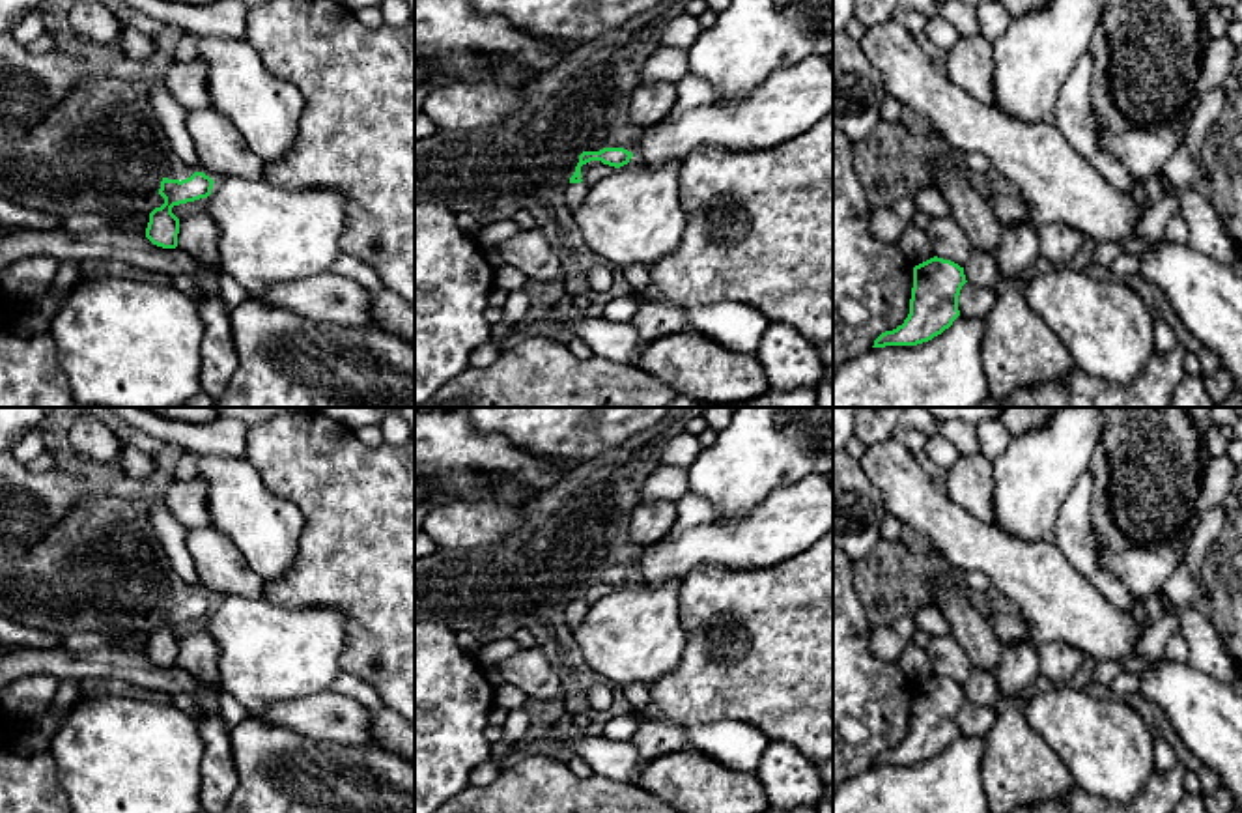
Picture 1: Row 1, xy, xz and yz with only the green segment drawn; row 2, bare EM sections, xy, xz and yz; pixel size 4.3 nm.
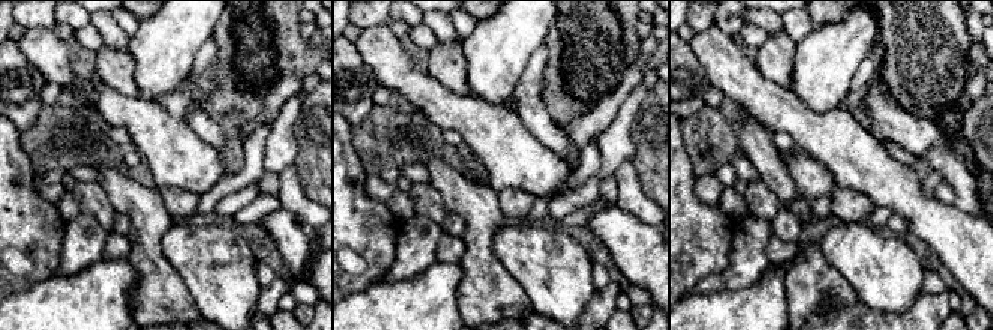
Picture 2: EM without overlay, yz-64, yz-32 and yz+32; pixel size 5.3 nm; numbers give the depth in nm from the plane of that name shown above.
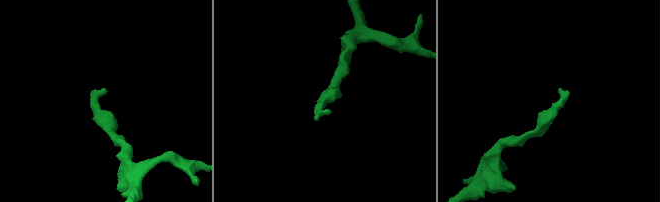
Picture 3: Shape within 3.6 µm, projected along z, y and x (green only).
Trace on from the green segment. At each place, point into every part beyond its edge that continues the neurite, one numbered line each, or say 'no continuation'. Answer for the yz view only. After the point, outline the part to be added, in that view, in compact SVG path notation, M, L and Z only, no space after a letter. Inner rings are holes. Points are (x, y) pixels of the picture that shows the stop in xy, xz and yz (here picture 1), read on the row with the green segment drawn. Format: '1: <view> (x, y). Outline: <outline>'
no continuation

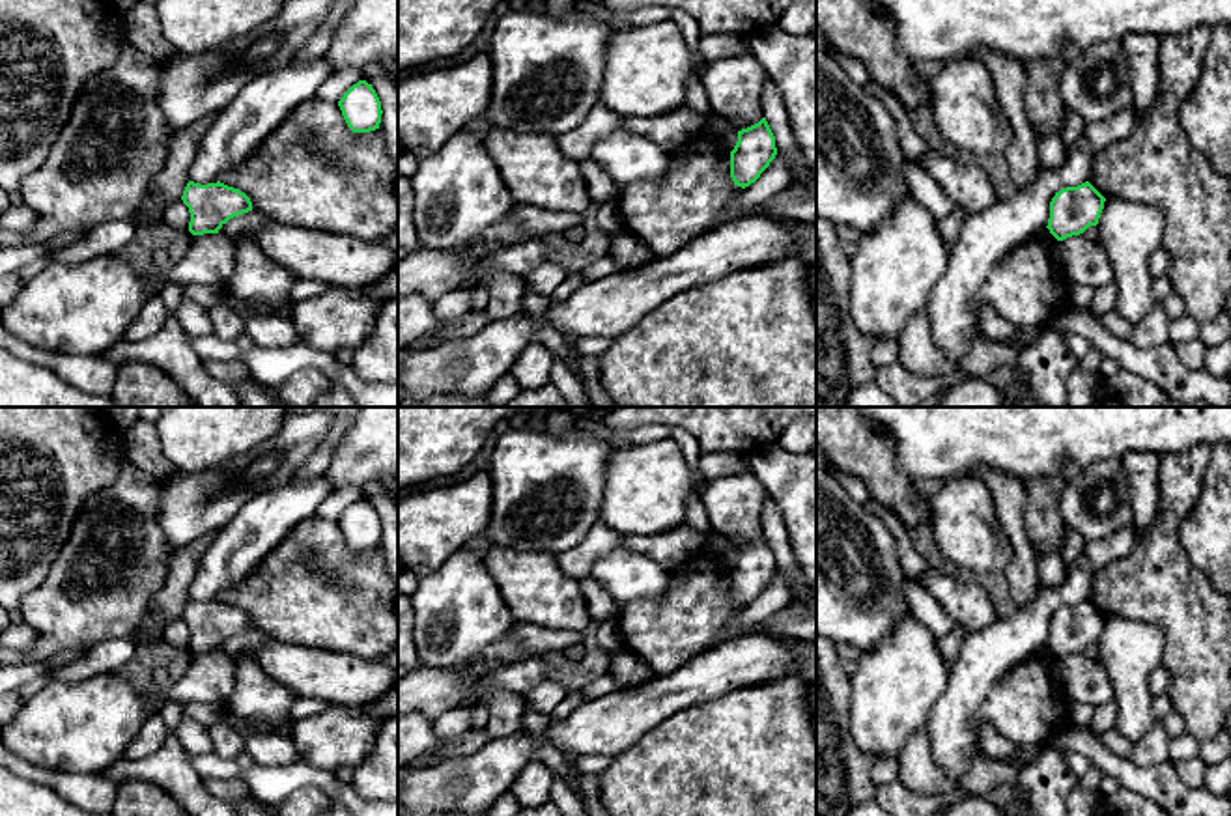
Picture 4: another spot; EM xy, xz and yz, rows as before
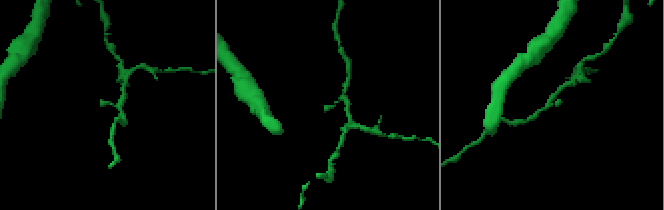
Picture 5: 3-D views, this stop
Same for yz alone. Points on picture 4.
no continuation

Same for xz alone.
no continuation

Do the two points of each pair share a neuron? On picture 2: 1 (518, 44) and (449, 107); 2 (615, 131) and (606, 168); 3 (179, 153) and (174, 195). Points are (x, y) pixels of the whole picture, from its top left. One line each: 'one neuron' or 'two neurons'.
1: two neurons
2: one neuron
3: two neurons

